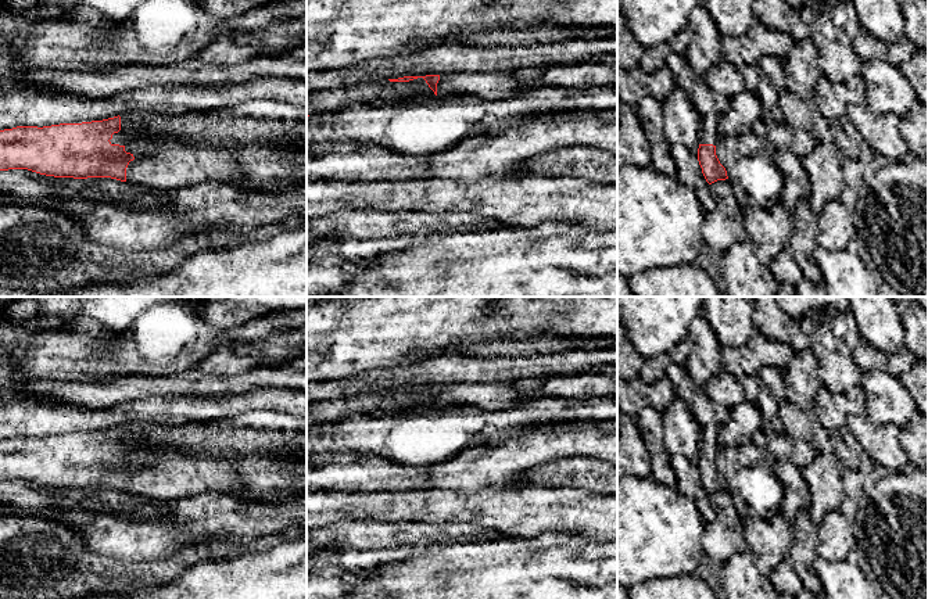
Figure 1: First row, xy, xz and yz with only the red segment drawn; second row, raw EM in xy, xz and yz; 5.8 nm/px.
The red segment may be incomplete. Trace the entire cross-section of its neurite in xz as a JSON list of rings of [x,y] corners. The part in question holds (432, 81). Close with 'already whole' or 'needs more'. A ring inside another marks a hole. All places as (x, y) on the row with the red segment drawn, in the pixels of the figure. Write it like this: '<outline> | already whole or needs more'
[[[567,64],[545,67],[538,79],[517,82],[509,72],[441,73],[426,76],[404,76],[390,82],[409,82],[423,78],[436,96],[470,94],[484,100],[513,98],[523,92],[540,87],[567,87],[585,90],[590,87],[617,87],[617,71],[603,64]]] | needs more

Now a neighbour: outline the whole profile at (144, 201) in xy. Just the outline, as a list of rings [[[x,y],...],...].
[[[162,191],[157,194],[143,193],[137,194],[132,201],[121,201],[118,205],[125,209],[155,211],[158,208],[168,207],[168,197]]]

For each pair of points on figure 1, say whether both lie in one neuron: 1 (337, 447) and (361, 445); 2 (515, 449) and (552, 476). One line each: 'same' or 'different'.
1: same
2: different

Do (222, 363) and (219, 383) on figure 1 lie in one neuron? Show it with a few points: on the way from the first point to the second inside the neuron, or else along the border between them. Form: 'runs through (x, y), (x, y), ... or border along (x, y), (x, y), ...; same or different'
runs through (218, 368), (217, 379); same

